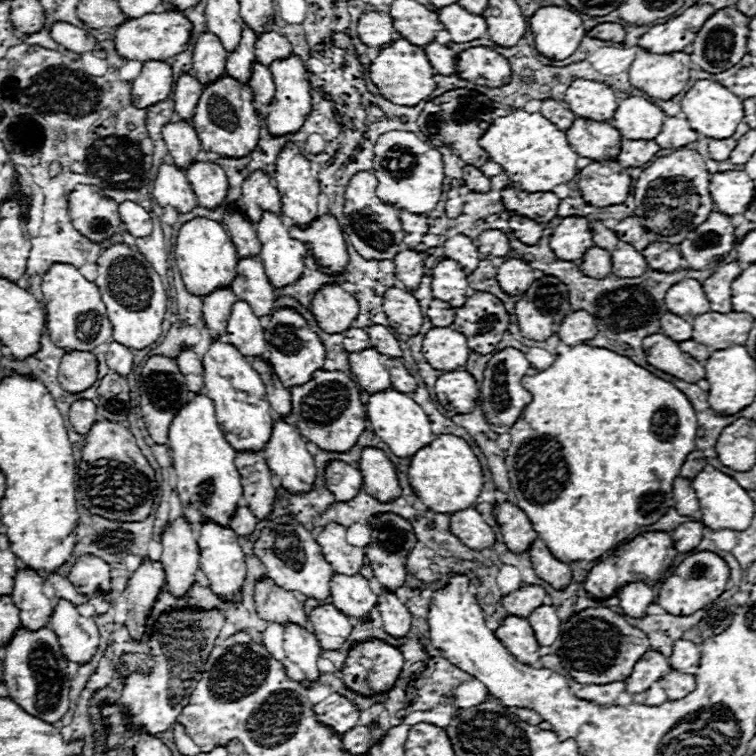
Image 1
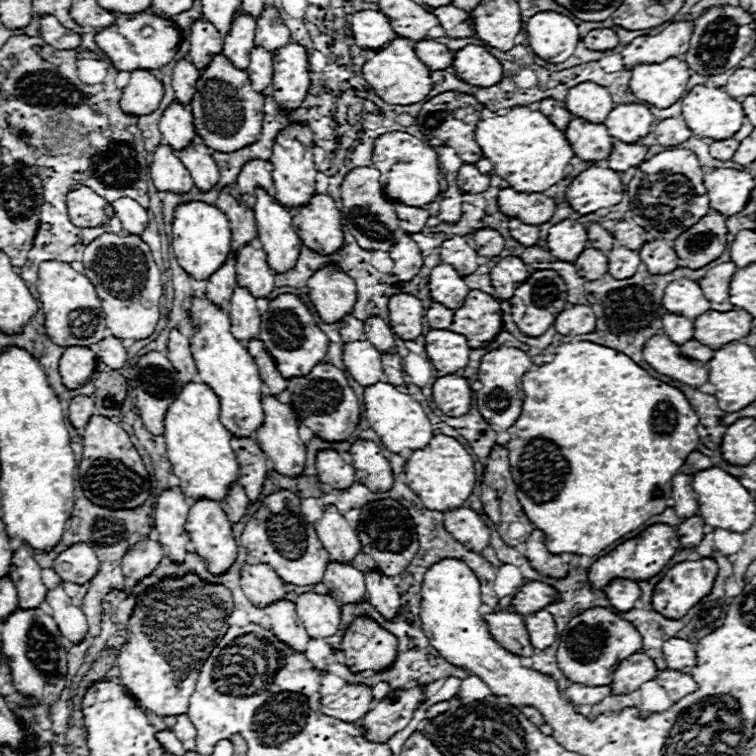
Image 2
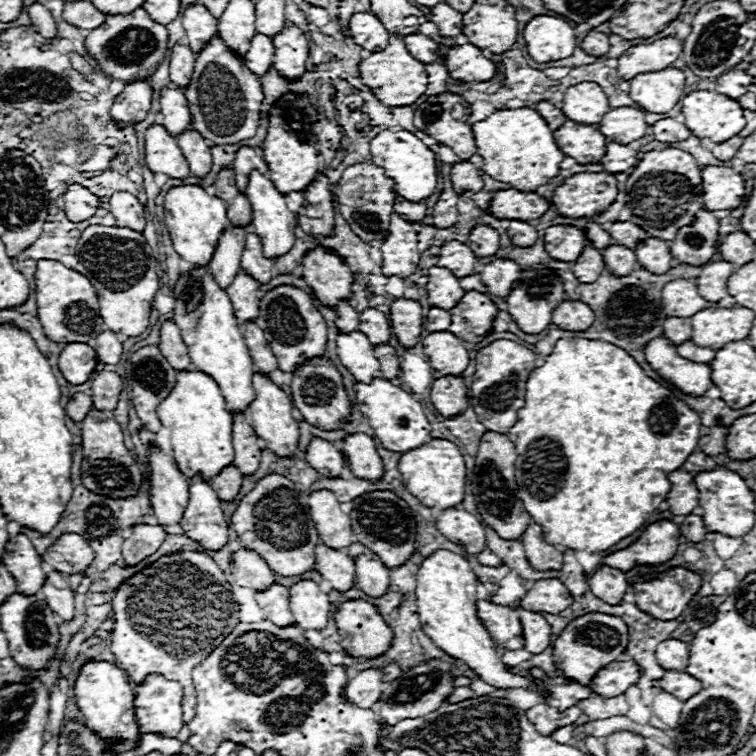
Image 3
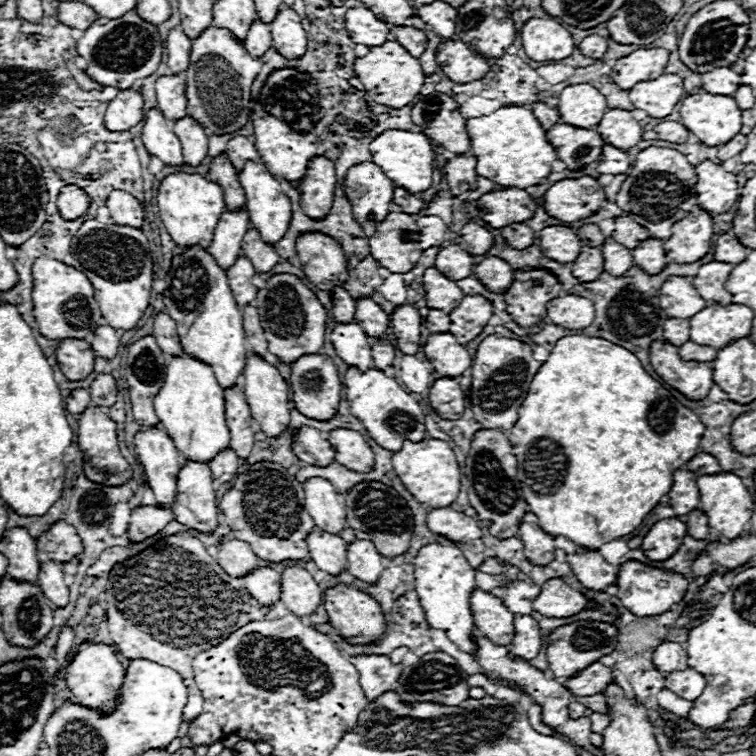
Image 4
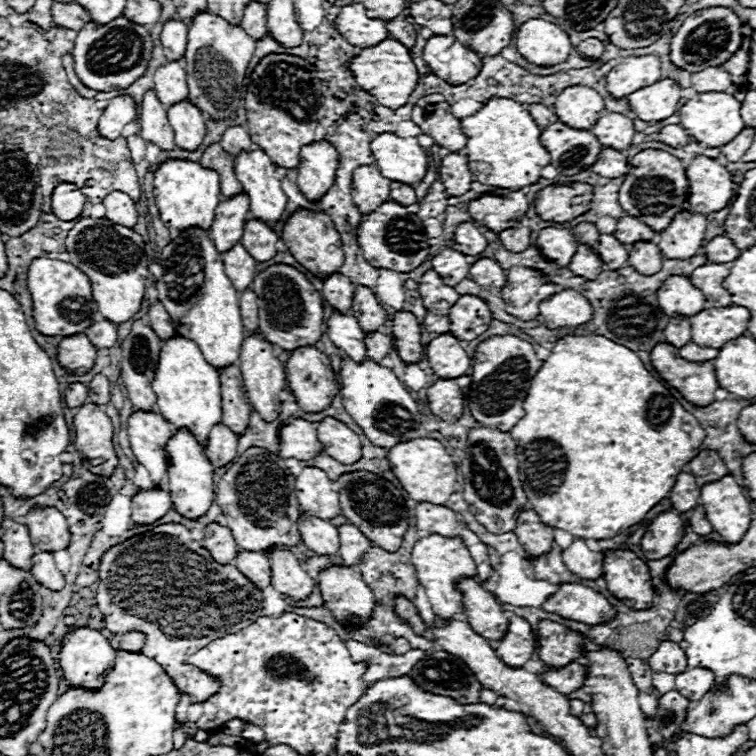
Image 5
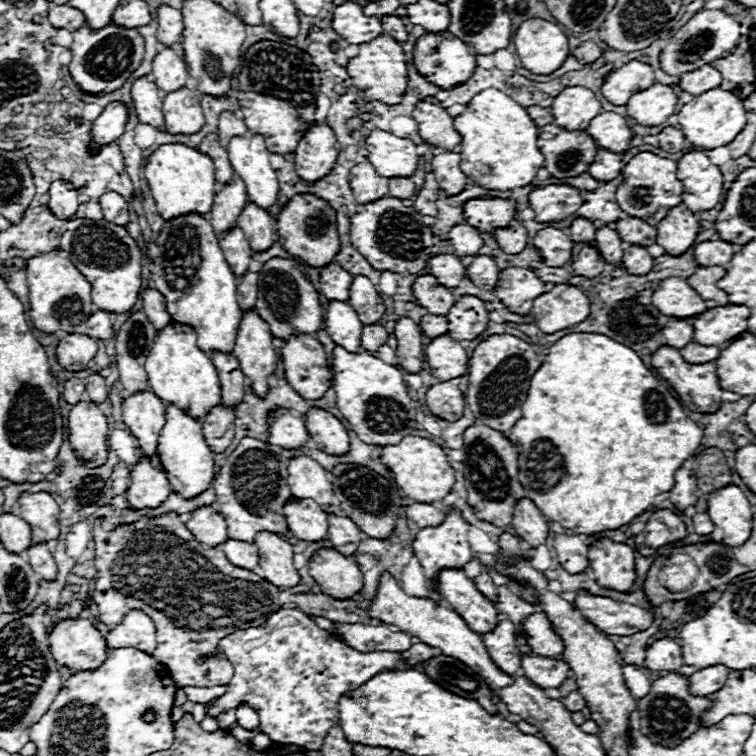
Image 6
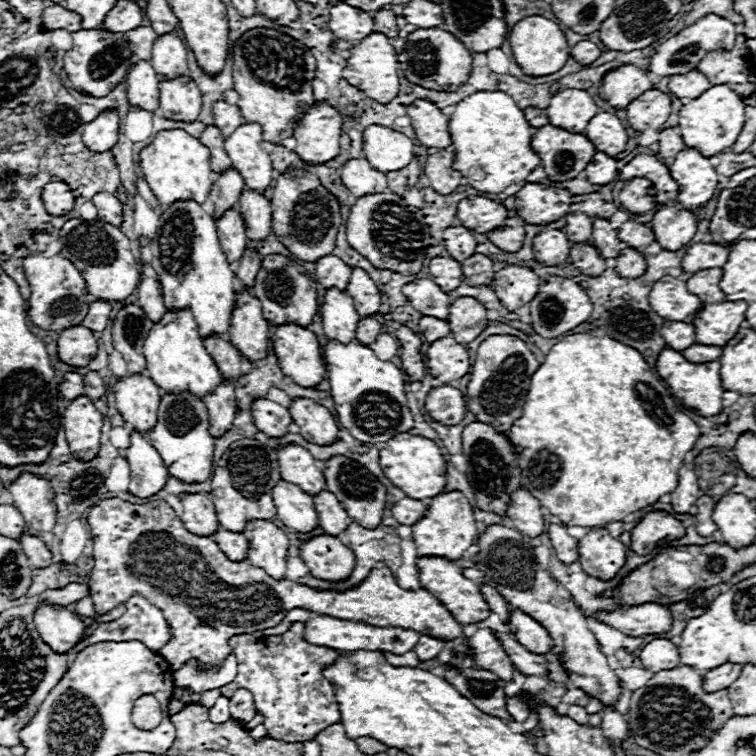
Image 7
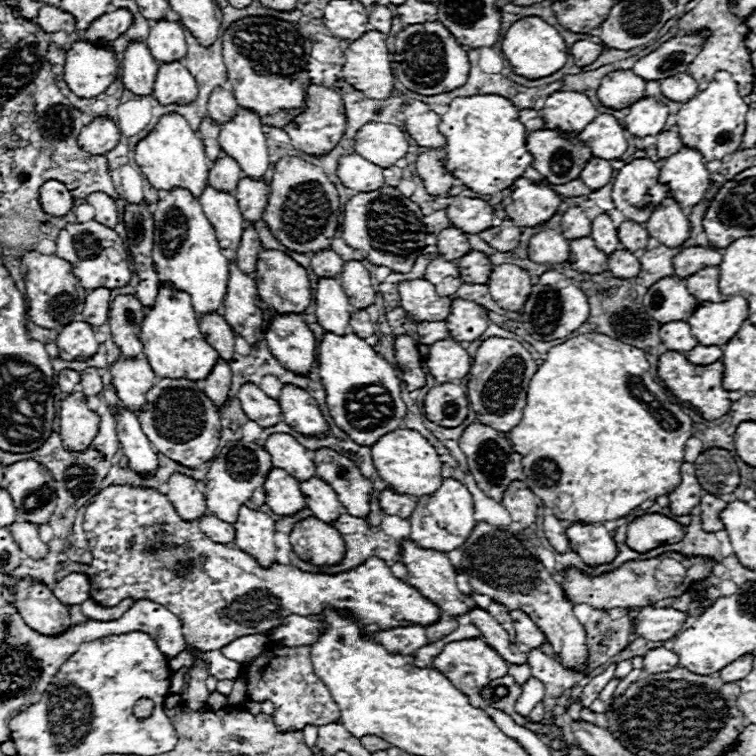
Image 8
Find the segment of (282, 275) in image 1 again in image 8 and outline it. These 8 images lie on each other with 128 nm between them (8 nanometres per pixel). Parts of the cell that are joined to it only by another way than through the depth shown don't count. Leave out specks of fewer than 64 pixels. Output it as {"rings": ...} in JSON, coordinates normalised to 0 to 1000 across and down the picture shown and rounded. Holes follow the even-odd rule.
{"rings":[[[320,146],[307,161],[291,169],[288,188],[296,204],[310,209],[328,235],[344,238],[352,230],[357,212],[341,151]]]}

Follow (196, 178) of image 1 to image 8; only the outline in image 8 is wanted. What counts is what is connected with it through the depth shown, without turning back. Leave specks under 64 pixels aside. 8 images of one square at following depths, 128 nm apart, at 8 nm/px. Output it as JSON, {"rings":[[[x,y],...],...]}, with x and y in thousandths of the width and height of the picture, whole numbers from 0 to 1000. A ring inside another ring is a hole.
{"rings":[[[241,82],[209,87],[209,98],[204,108],[204,130],[214,140],[257,135],[259,124],[262,124],[259,106],[246,93],[246,87],[241,87]]]}

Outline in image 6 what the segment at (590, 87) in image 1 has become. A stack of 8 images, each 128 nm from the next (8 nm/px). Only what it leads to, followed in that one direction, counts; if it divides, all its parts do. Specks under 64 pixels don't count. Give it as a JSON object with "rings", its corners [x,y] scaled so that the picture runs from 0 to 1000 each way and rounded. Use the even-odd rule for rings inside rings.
{"rings":[[[772,114],[746,116],[730,135],[733,164],[749,172],[775,172],[778,161],[796,148],[796,140],[783,119]]]}

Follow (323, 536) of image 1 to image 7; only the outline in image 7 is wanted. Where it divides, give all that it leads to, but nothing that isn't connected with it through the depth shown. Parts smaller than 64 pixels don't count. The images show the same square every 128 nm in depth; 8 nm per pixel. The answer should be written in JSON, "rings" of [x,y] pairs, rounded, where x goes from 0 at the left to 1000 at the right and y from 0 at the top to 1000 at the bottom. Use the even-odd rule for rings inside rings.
{"rings":[[[381,587],[368,595],[370,608],[370,627],[378,638],[392,638],[405,653],[423,653],[431,643],[429,627],[418,619],[418,608],[407,595],[394,587]]]}

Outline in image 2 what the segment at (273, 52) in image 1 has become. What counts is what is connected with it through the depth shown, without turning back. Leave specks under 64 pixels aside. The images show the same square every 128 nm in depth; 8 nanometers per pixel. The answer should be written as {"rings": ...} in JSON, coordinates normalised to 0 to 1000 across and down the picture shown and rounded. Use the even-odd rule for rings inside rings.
{"rings":[[[352,11],[349,19],[339,26],[339,48],[336,58],[349,61],[352,66],[368,66],[370,61],[378,61],[384,56],[384,42],[370,24],[365,11]]]}

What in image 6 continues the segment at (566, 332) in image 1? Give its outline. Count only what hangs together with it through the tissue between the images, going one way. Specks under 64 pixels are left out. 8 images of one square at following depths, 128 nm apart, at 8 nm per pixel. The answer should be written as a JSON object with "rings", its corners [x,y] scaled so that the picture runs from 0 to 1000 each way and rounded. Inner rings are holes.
{"rings":[[[735,376],[728,386],[709,394],[704,415],[717,439],[733,442],[775,423],[780,415],[780,397],[762,378]]]}

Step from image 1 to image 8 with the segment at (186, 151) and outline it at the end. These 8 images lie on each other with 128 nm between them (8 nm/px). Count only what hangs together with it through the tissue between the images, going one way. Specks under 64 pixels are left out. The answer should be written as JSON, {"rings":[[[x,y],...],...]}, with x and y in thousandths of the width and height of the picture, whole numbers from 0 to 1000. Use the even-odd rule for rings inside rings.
{"rings":[[[222,26],[198,29],[198,45],[193,58],[209,82],[243,79],[246,53],[243,53],[243,37],[235,29],[222,29]]]}

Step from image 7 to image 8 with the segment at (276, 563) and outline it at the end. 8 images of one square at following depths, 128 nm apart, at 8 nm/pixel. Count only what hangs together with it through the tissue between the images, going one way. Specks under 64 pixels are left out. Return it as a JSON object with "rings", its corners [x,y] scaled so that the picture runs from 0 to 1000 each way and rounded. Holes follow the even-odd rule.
{"rings":[[[325,669],[317,672],[315,690],[310,693],[312,698],[312,725],[323,728],[325,733],[333,733],[349,751],[360,749],[365,741],[365,720],[362,720],[362,688],[344,677],[344,675],[331,675]]]}

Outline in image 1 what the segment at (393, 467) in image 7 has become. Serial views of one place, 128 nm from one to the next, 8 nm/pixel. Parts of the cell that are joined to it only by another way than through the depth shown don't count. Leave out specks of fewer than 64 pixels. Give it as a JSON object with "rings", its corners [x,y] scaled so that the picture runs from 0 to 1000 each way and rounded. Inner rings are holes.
{"rings":[[[582,574],[566,590],[553,595],[542,606],[540,635],[545,648],[569,675],[598,680],[603,675],[614,675],[630,664],[640,643],[638,614],[619,590],[619,585],[601,574]]]}

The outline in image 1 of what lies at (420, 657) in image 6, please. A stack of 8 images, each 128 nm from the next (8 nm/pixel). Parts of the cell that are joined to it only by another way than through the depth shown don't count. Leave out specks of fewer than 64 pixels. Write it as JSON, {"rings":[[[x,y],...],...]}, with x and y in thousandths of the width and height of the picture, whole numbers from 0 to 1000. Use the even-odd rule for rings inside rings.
{"rings":[[[450,918],[434,921],[429,929],[418,931],[415,939],[418,939],[418,950],[423,950],[429,960],[439,960],[439,966],[444,966],[444,971],[450,974],[466,966],[466,960],[471,960],[476,950],[476,939],[471,939],[471,934],[463,931]]]}

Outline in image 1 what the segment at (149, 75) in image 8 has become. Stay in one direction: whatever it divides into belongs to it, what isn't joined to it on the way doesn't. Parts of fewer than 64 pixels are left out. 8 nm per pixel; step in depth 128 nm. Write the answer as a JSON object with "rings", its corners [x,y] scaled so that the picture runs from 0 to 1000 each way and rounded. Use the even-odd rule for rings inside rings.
{"rings":[[[214,217],[209,225],[209,233],[204,238],[204,262],[206,267],[217,272],[228,272],[233,280],[251,280],[262,272],[262,262],[254,254],[251,241],[246,238],[243,225],[238,225],[230,217]]]}

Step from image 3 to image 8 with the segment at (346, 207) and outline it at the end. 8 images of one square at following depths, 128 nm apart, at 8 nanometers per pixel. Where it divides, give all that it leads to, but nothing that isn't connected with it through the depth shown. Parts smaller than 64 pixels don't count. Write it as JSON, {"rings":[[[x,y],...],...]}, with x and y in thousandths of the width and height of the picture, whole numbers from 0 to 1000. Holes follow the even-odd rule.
{"rings":[[[471,201],[452,206],[447,212],[444,230],[450,241],[468,254],[492,254],[492,251],[503,251],[511,246],[505,222],[497,220],[495,214],[487,214]]]}

